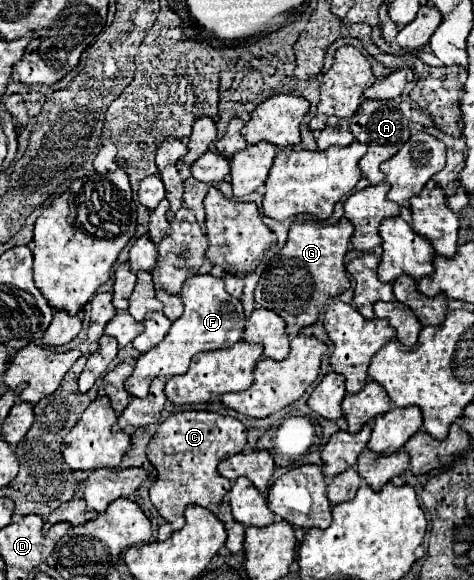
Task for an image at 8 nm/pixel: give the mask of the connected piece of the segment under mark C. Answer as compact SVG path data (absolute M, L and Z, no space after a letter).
M186 410L172 414L158 426L158 432L152 436L146 448L146 456L158 472L156 482L150 486L150 500L174 530L180 530L184 526L184 508L188 504L208 508L210 504L218 504L228 494L232 482L222 478L216 466L220 464L220 460L242 452L244 444L244 424L216 412Z

